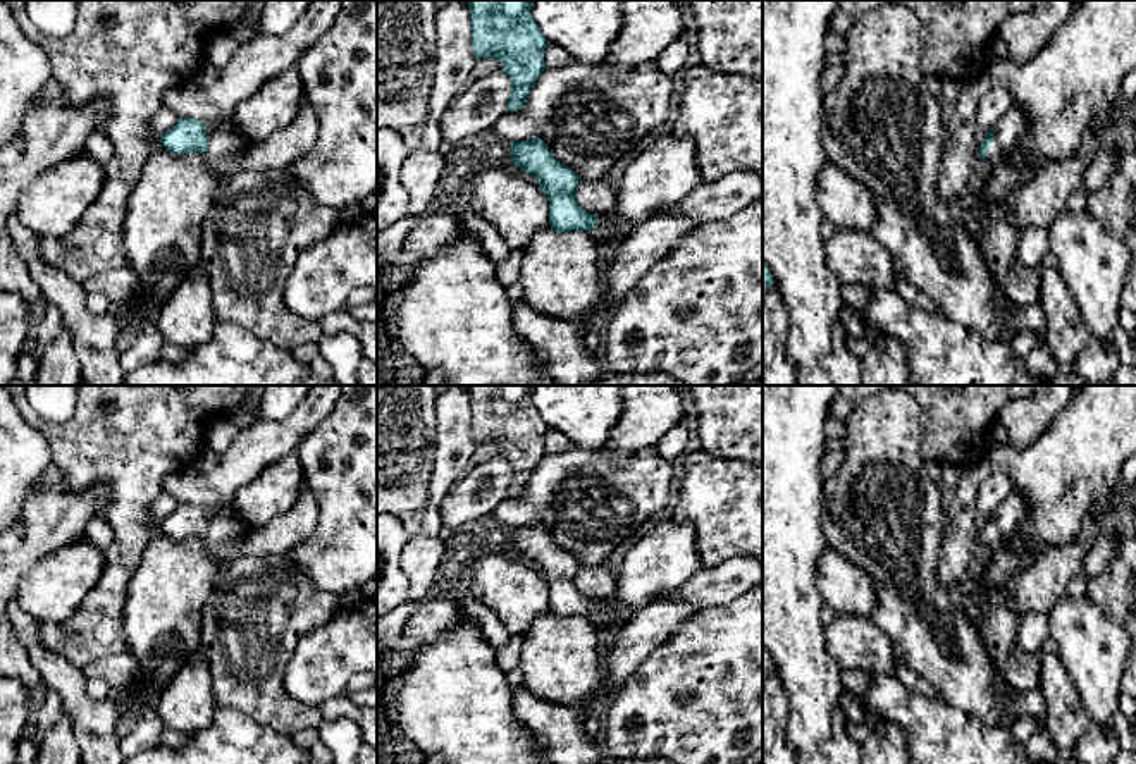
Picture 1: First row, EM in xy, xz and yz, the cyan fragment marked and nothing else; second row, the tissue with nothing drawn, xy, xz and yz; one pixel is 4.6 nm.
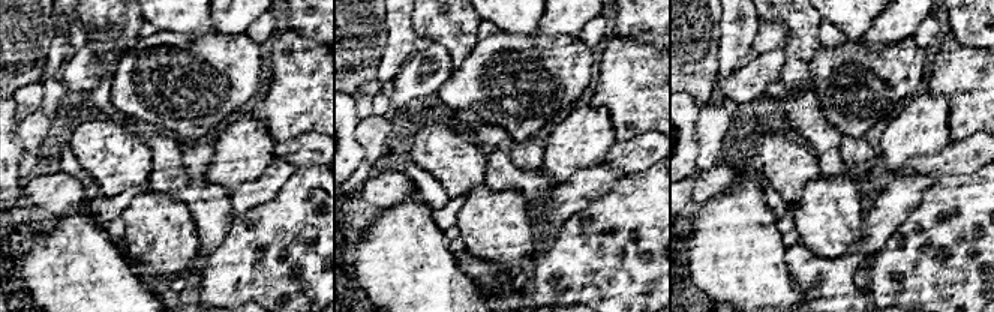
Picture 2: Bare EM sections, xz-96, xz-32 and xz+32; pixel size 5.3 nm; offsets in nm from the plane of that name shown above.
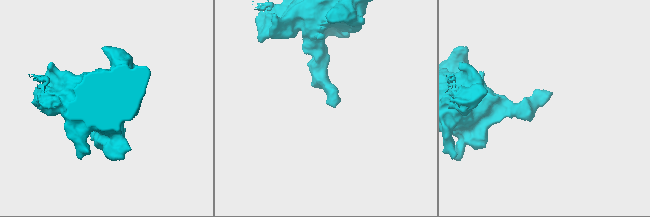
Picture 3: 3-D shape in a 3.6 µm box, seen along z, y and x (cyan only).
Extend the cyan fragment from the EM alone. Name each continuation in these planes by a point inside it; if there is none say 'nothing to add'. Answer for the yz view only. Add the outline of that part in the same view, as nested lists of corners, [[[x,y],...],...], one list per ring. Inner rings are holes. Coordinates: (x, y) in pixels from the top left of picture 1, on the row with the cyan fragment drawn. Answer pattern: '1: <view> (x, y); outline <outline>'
1: yz (1009, 131); outline [[[1014,103],[1014,107],[993,126],[991,148],[986,153],[986,160],[995,162],[1007,151],[1019,146],[1028,131],[1026,112]]]

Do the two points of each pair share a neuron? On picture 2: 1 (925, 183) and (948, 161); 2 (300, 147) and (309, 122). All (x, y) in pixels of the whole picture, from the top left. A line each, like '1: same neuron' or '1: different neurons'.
1: different neurons
2: different neurons

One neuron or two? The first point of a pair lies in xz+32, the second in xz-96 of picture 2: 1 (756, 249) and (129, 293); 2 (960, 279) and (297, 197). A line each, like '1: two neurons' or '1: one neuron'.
1: one neuron
2: one neuron

